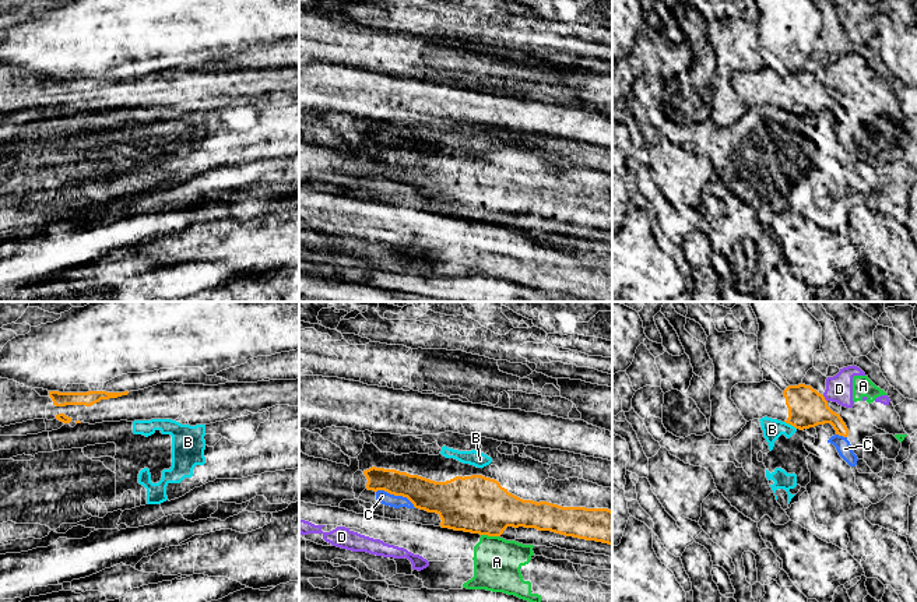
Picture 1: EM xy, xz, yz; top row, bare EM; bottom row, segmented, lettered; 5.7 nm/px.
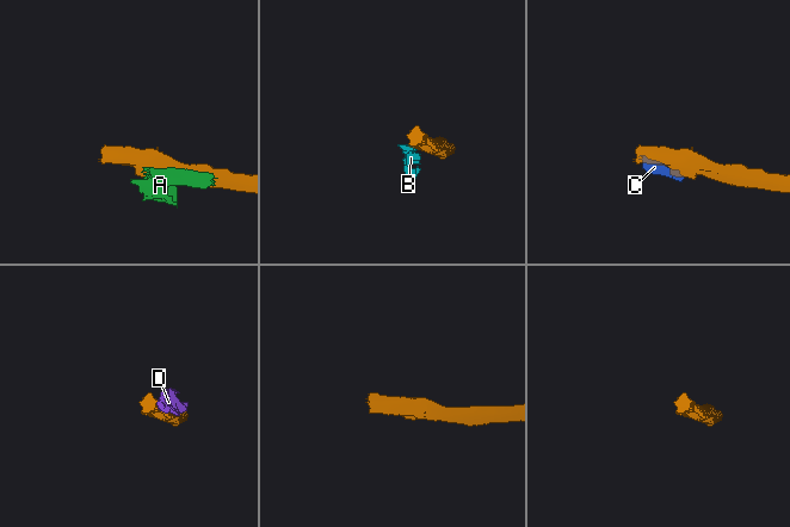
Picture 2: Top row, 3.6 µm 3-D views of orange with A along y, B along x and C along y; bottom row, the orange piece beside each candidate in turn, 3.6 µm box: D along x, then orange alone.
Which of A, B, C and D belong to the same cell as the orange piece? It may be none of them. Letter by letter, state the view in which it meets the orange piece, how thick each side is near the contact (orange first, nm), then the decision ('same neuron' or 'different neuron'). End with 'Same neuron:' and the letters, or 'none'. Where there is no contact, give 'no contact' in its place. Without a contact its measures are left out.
A: xz | 320/280 nm | different neuron
B: yz | 220/110 nm | different neuron
C: xz | 180/70 nm | different neuron
D: yz | 220/160 nm | different neuron
Same neuron: none

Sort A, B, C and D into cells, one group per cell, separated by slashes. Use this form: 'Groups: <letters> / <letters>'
Groups: A C D / B

